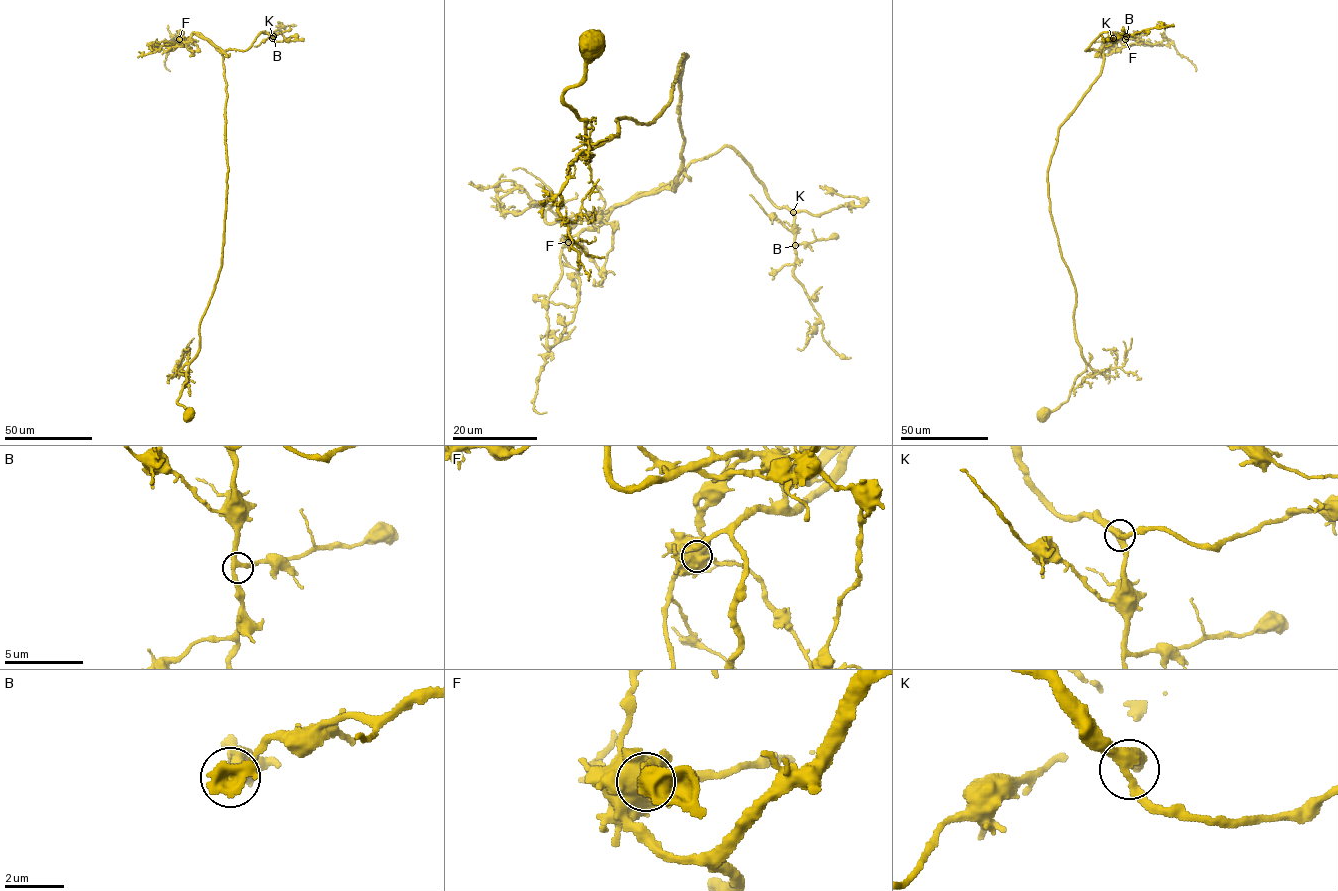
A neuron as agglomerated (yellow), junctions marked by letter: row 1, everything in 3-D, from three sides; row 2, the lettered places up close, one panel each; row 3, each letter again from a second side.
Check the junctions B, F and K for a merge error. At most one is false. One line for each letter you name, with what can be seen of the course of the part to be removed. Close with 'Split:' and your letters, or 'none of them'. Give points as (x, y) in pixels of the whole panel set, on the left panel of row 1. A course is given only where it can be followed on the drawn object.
F: course (179, 39), (184, 42), (194, 32), (198, 33), (228, 56), (230, 53)
Split: F

